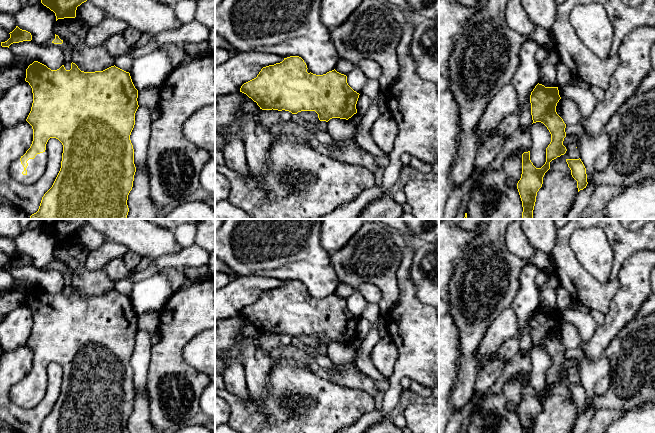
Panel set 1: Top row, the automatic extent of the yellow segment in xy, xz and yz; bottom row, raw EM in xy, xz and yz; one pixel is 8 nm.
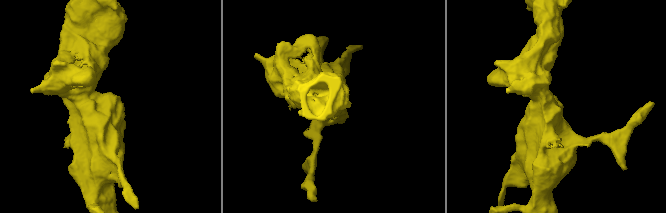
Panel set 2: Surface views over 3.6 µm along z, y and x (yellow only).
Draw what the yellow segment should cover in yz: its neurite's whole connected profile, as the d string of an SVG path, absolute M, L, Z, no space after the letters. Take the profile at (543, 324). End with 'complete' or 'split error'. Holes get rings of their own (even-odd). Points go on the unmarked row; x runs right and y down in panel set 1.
M538 307L531 316L530 327L533 347L541 346L547 351L551 358L551 366L546 372L546 386L541 392L536 392L531 386L530 375L522 378L522 398L517 407L517 413L523 433L534 433L537 416L542 411L545 397L550 393L550 386L564 379L567 375L566 371L563 369L564 362L566 361L566 348L556 336L556 330L560 323L558 311L545 311Z; complete

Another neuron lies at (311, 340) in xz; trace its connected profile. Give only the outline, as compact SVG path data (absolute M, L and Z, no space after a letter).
M301 335L298 336L297 339L302 341L305 345L312 346L314 348L318 348L320 346L318 338L315 335Z

